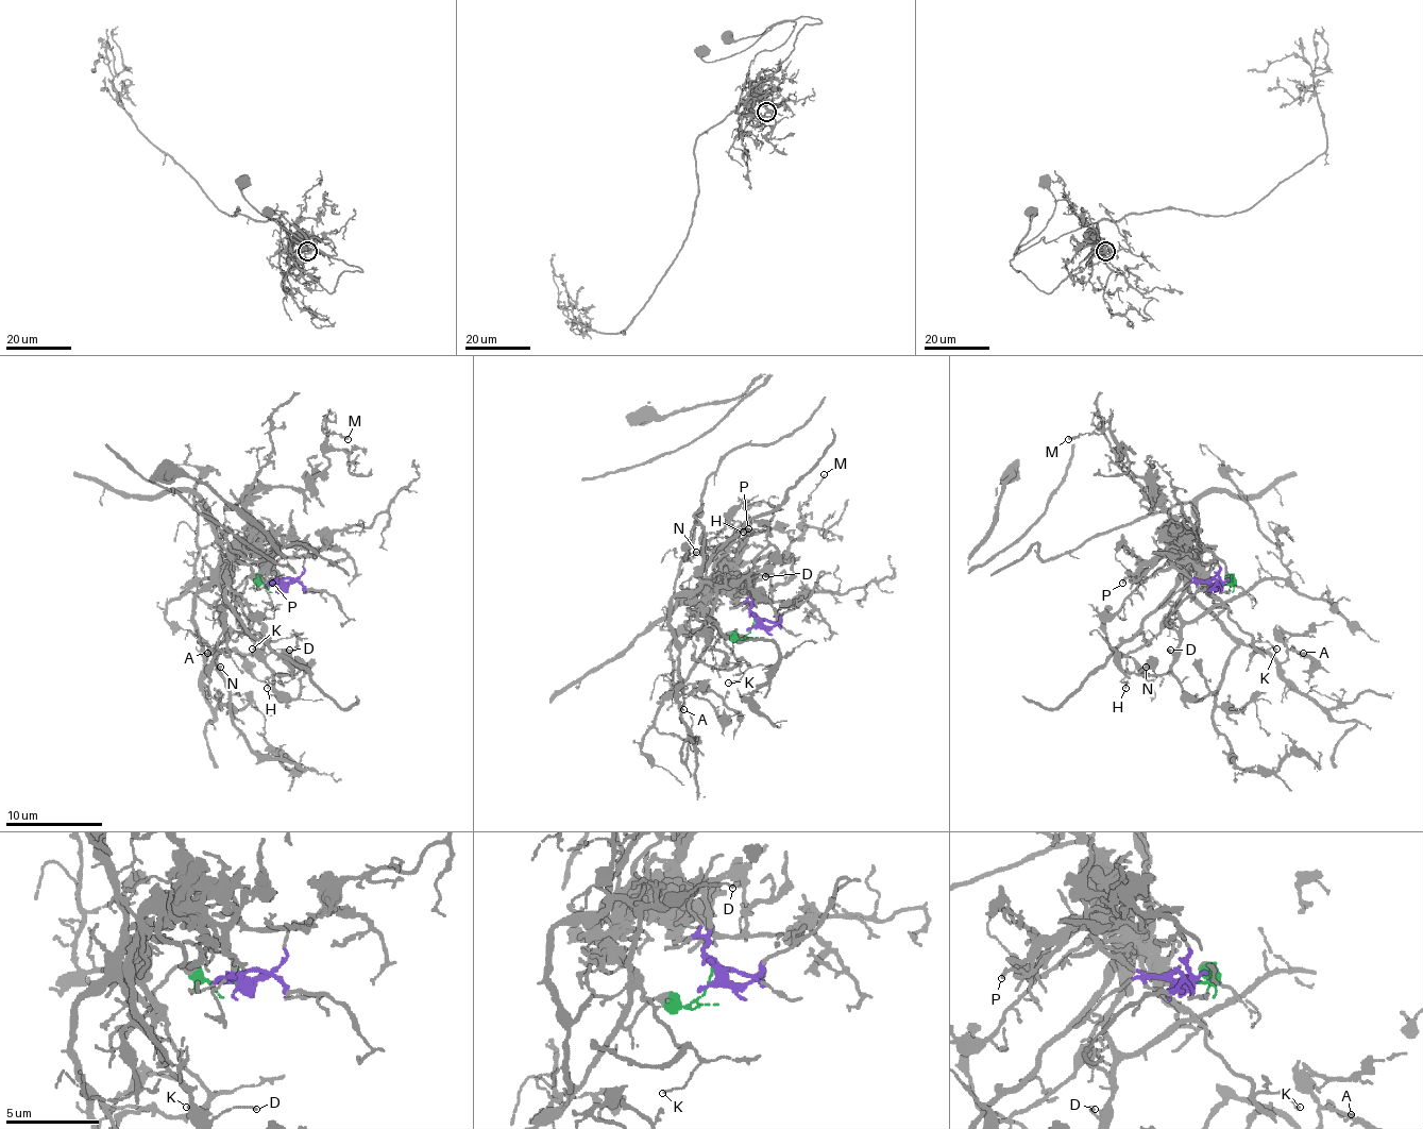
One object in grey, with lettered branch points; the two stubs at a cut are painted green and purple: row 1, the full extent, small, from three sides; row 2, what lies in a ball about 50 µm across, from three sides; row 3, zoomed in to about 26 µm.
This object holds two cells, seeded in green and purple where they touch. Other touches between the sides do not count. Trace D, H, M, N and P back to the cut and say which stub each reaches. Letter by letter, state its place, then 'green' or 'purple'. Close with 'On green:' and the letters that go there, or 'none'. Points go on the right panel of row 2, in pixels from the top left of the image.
D: place (1170, 650); green
H: place (1125, 688); green
M: place (1068, 439); purple
N: place (1146, 667); green
P: place (1122, 583); purple
On green: D, H, N

